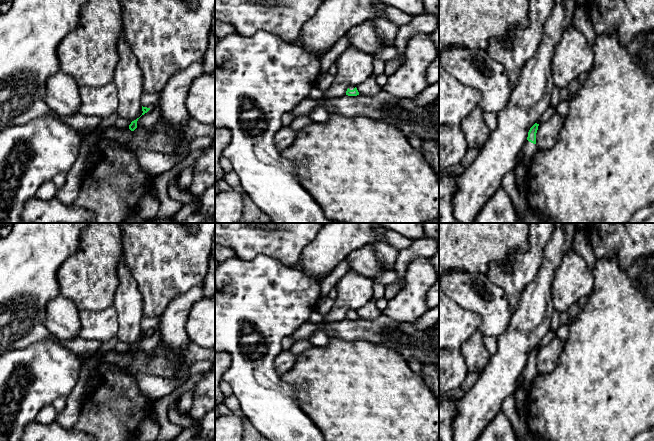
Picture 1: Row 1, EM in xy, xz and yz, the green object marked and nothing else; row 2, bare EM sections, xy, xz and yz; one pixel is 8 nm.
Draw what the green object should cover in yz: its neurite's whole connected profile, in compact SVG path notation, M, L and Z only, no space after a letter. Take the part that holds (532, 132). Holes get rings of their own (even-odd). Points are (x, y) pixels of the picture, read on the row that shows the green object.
M535 123L528 132L527 140L520 150L520 156L522 158L522 163L528 159L532 159L535 152L538 150L536 145L536 133L538 130L539 124Z

